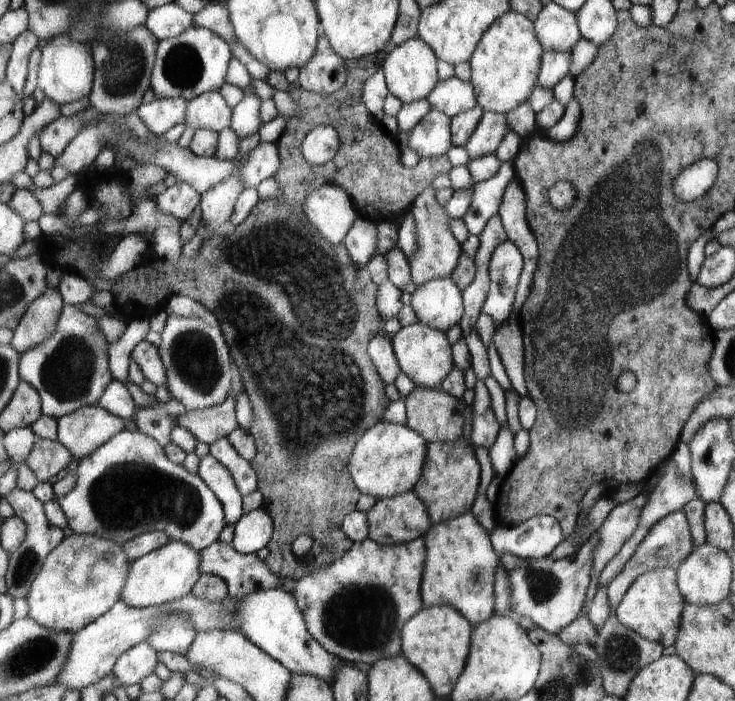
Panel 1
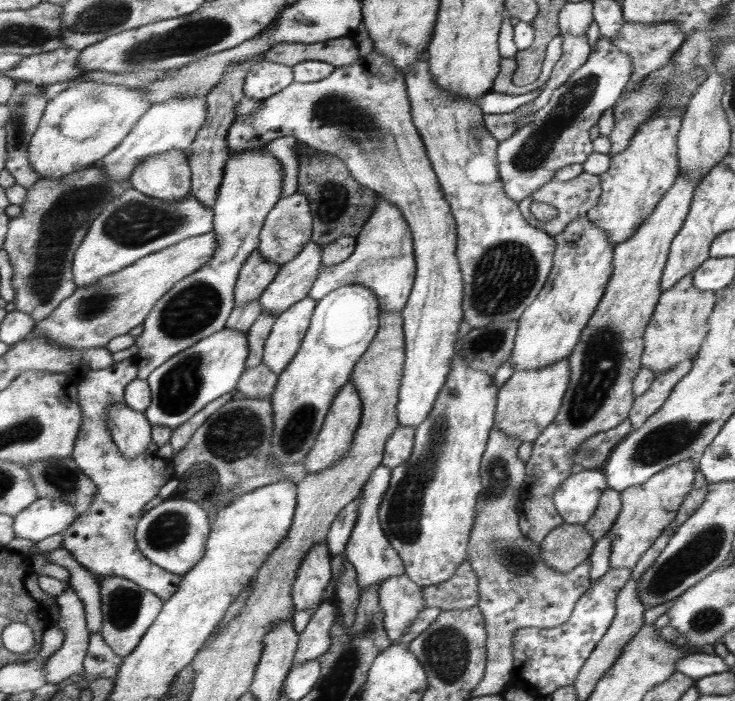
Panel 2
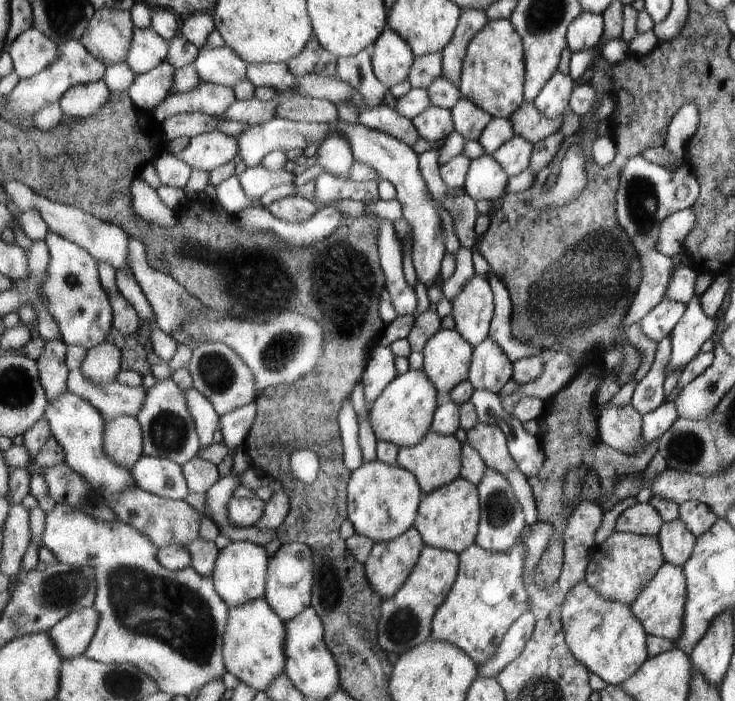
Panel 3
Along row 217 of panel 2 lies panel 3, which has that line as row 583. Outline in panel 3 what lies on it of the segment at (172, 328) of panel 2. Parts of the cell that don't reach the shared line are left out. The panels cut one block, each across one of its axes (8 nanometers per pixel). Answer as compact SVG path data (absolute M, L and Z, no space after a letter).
M231 541L227 548L220 551L219 558L213 570L213 580L217 594L225 600L230 608L239 608L247 602L265 598L267 594L267 576L269 576L269 556L263 546L252 542Z

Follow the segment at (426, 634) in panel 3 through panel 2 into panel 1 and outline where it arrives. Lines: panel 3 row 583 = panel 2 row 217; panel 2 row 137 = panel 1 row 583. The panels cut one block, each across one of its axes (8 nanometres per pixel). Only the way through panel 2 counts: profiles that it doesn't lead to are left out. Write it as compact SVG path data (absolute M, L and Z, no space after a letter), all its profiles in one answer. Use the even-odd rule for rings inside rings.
M425 538L407 544L379 544L367 539L354 542L352 549L301 580L290 580L288 592L296 598L309 632L331 654L353 664L371 666L379 660L403 656L405 624L424 607L421 585L427 562ZM221 541L201 551L201 574L212 574L223 578L228 584L231 597L243 597L271 588L281 589L281 582L285 582L282 576L273 574L271 568L256 553L241 554L232 544Z

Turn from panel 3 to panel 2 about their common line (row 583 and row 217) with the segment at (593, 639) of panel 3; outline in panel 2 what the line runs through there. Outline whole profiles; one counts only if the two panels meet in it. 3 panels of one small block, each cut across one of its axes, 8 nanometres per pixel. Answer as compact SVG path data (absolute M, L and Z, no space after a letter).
M586 215L569 222L564 231L557 235L557 266L553 266L548 284L536 301L518 320L516 344L508 359L513 362L515 372L539 370L571 354L612 274L613 252L608 235Z

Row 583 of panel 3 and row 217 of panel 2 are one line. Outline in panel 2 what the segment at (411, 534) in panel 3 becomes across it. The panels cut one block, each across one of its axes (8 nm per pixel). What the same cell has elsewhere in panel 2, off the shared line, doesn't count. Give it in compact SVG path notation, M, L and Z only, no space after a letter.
M379 196L373 216L369 217L356 239L356 249L347 260L331 266L321 265L321 274L308 297L319 302L345 285L360 284L373 289L373 293L379 298L381 312L403 312L408 305L417 270L412 226L405 219L403 211L389 199Z

